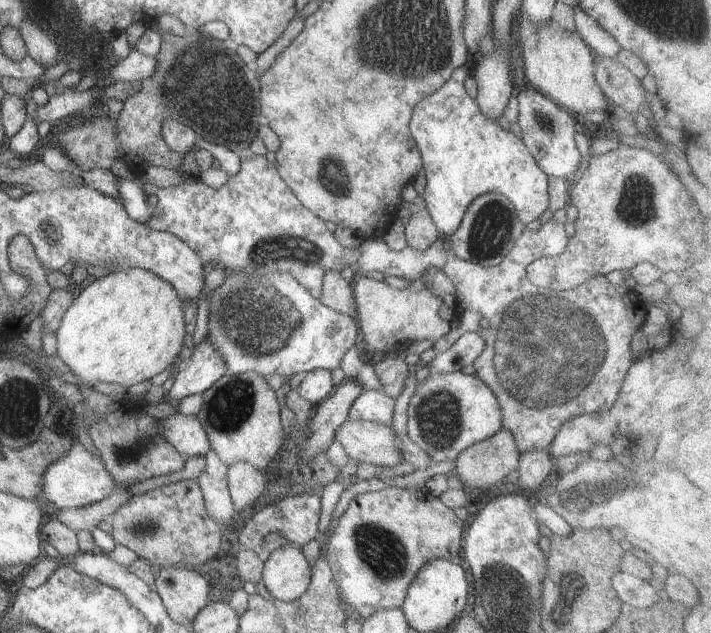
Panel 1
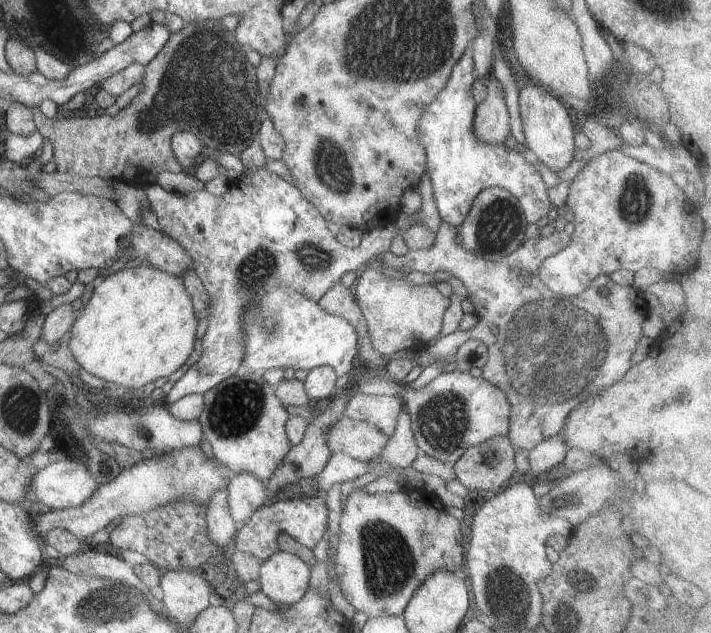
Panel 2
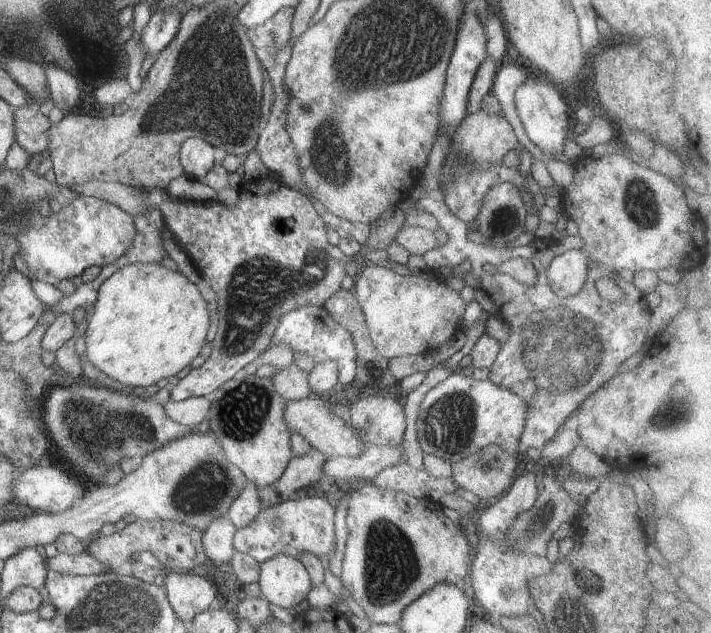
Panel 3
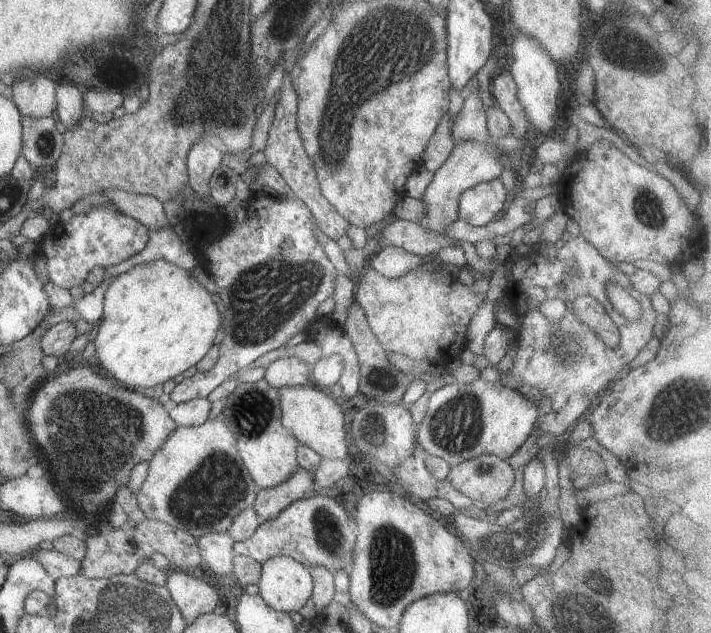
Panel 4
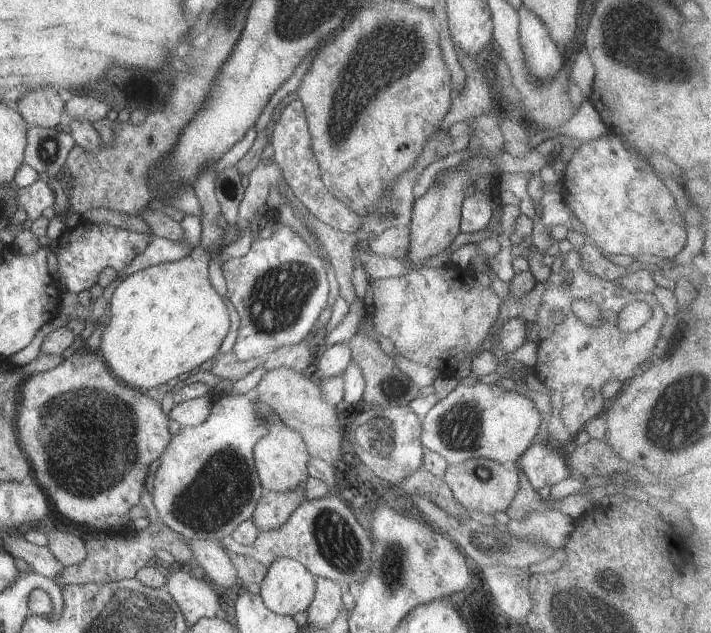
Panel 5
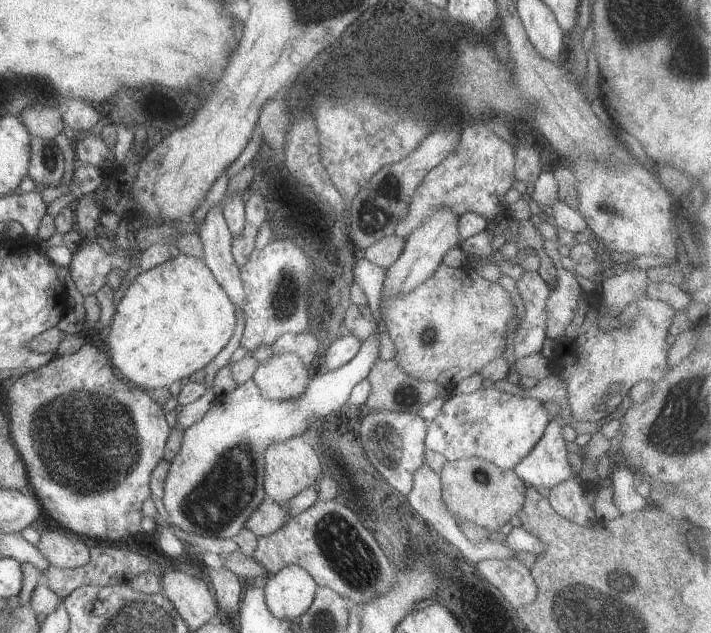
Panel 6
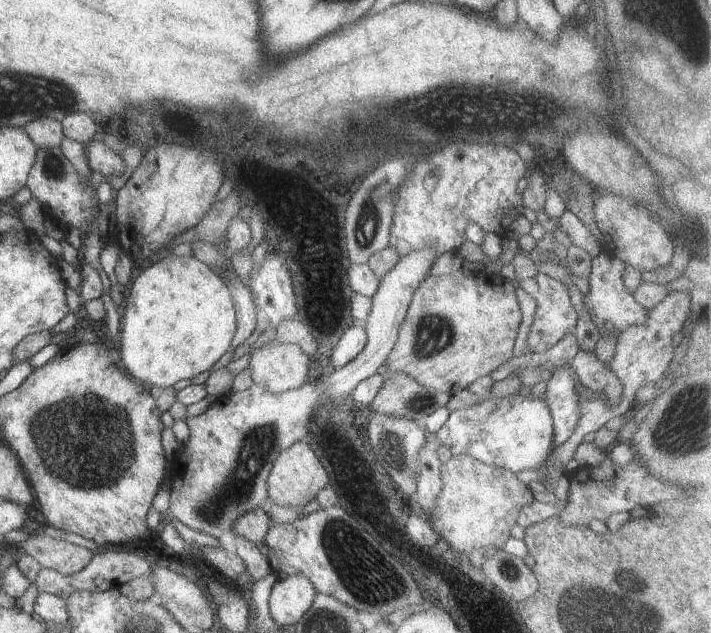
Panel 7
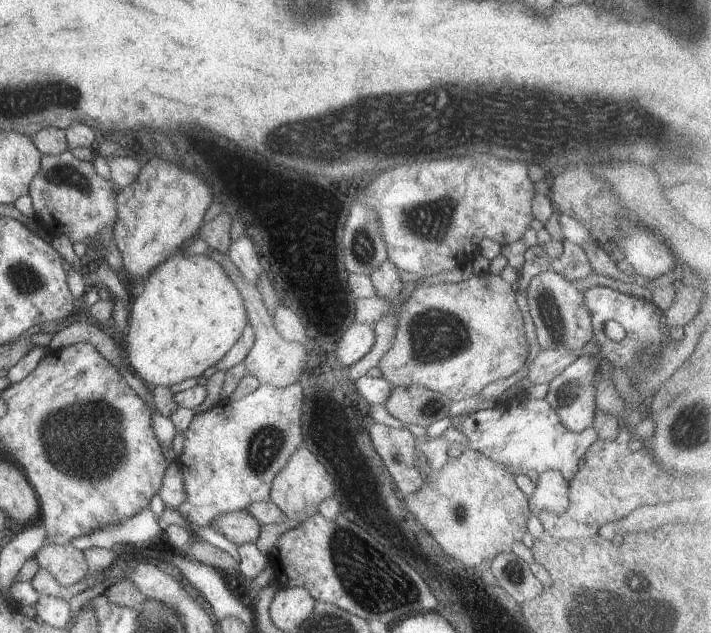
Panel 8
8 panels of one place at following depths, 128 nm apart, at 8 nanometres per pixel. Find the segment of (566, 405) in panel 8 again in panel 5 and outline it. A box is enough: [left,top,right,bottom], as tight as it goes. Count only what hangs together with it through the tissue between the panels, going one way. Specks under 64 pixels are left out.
[516,441,573,489]

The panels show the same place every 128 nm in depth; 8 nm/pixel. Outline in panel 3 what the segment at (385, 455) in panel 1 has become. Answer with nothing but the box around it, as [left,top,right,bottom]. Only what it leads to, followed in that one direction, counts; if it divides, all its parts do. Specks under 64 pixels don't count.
[285,394,373,464]

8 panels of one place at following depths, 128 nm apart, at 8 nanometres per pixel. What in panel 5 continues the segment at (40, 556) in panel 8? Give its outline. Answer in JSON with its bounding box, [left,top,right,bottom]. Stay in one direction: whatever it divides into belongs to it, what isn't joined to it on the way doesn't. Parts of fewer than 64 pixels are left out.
[47,531,87,567]

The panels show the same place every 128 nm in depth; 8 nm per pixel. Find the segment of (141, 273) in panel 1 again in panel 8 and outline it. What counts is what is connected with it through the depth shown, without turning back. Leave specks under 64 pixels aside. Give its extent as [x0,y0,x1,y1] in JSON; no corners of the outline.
[122,250,249,388]

